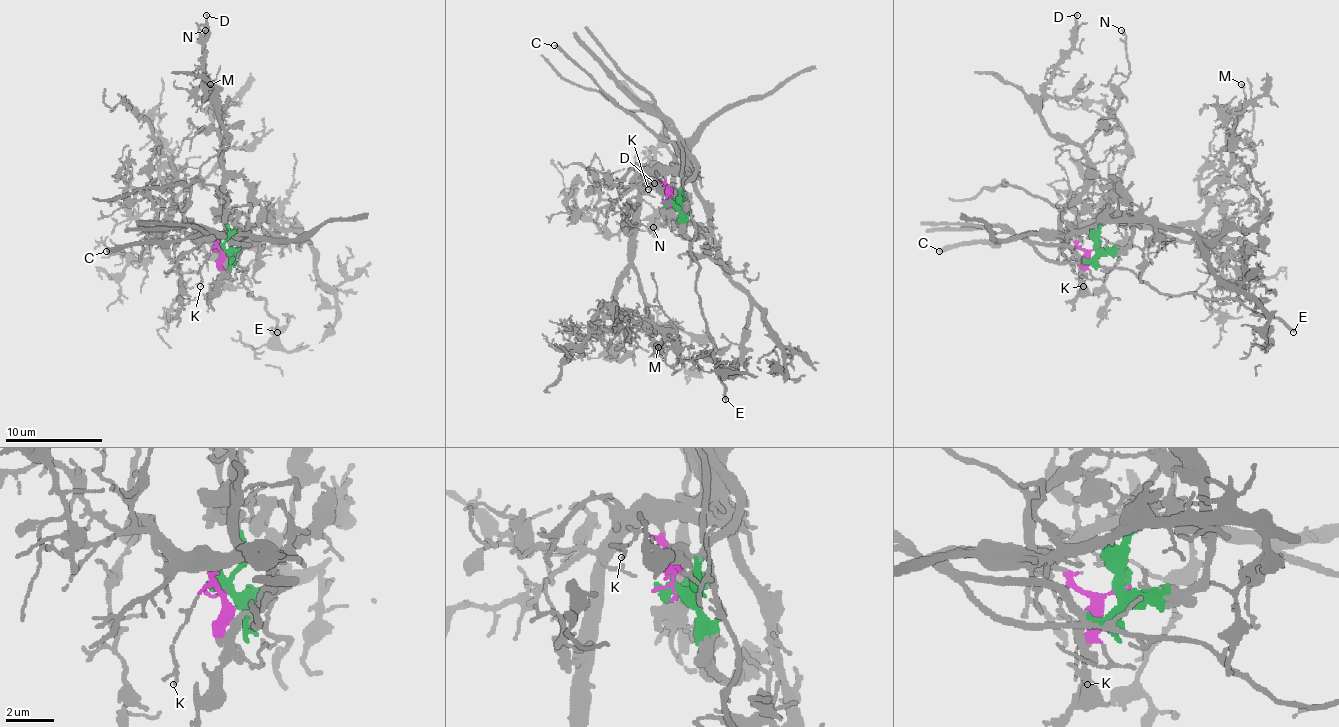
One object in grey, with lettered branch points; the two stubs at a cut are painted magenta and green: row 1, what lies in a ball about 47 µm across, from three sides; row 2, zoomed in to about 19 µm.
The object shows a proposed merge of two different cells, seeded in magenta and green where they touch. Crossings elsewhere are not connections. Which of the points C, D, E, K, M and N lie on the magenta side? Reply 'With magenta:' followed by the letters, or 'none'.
With magenta: C, D, K, M, N

